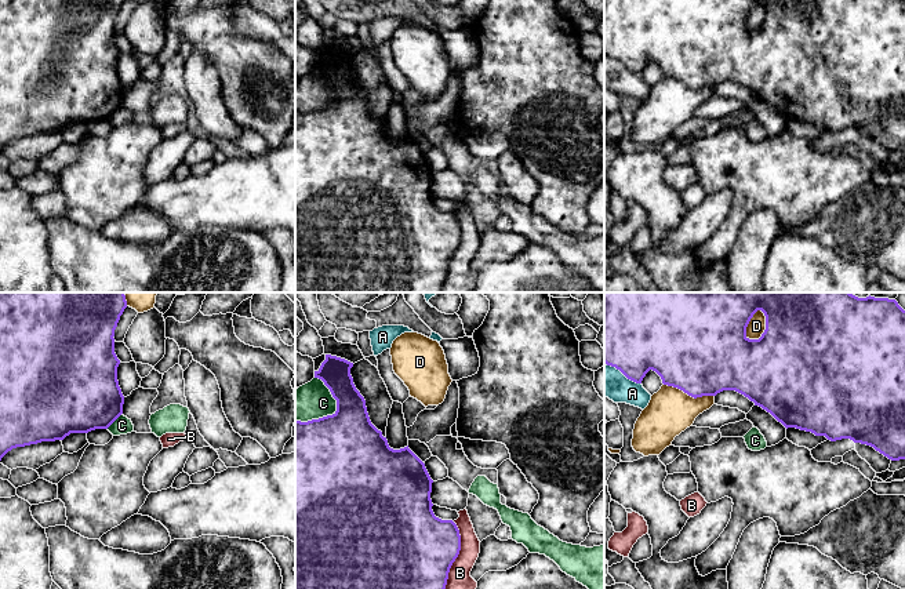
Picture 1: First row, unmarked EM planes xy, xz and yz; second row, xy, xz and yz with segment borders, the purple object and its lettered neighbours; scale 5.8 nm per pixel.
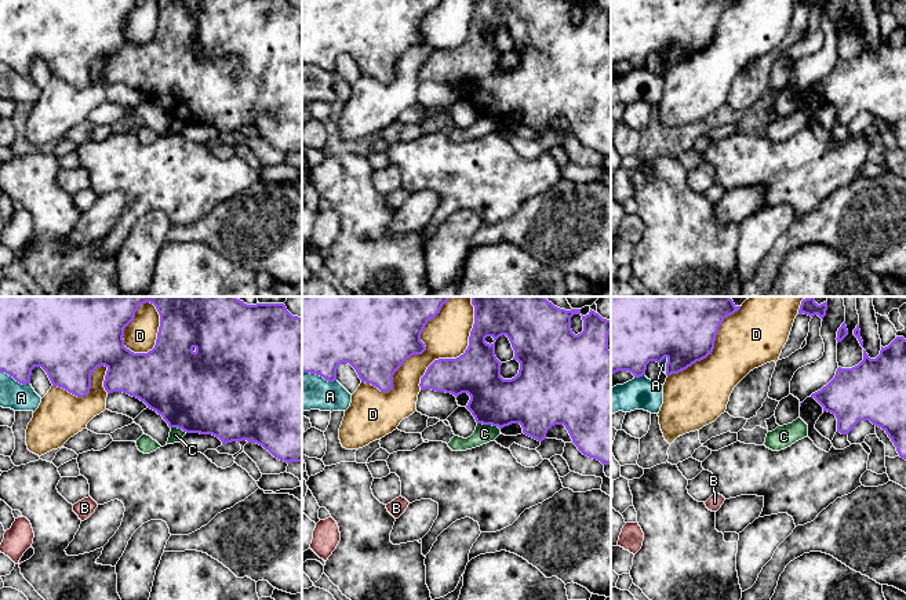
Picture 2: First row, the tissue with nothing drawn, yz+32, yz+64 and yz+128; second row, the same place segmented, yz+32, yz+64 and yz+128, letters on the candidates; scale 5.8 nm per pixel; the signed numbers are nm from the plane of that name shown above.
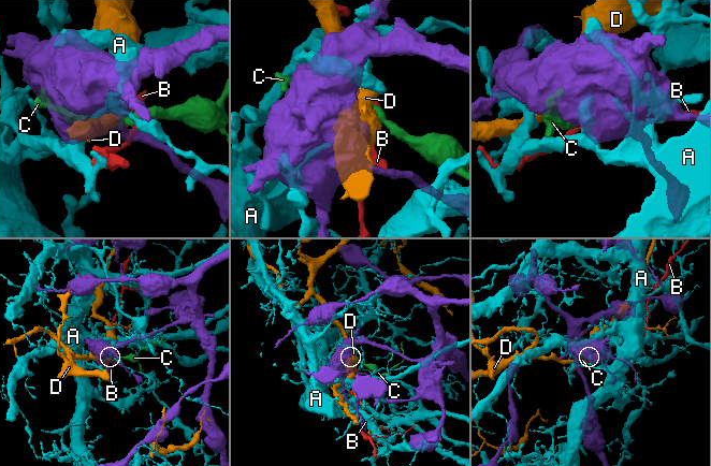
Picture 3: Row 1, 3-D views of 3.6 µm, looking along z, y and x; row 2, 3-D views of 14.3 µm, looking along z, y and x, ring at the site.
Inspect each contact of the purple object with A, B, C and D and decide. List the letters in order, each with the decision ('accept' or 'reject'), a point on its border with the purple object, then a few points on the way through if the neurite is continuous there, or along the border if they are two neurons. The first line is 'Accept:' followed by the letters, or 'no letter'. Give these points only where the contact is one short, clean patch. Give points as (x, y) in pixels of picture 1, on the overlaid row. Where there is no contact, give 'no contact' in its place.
Accept: no letter
A: reject; contact yz (622, 373)
B: reject; contact xz (458, 553)
C: reject; contact xz (333, 414)
D: reject; contact yz (748, 323)

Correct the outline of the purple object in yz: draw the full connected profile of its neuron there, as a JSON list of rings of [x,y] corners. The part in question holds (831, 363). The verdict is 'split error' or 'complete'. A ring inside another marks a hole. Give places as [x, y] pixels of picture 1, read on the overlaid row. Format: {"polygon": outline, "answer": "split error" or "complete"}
{"polygon": [[[604,292],[604,363],[636,383],[642,383],[653,370],[664,385],[694,399],[735,390],[770,412],[786,429],[811,432],[831,441],[850,439],[873,447],[891,461],[905,459],[905,310],[895,299],[871,295],[858,298],[851,292]],[[757,310],[766,316],[766,330],[759,339],[749,339],[746,327]]], "answer": "complete"}

